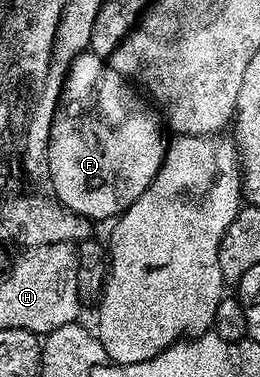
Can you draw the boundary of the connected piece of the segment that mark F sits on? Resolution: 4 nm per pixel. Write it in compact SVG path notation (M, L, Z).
M85 53L72 62L64 79L64 89L60 92L60 105L56 108L54 125L50 129L47 182L52 183L51 194L63 207L93 221L112 221L120 216L131 203L142 197L164 164L166 138L161 116L155 110L147 111L132 103L136 99L132 90L133 84L108 66L99 55Z

